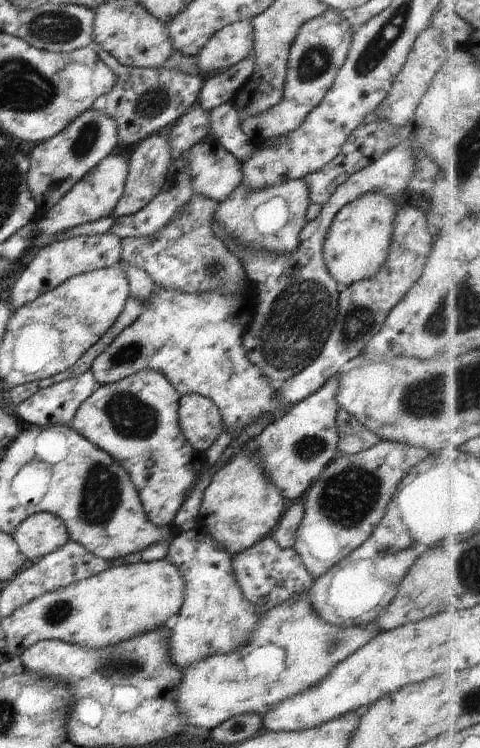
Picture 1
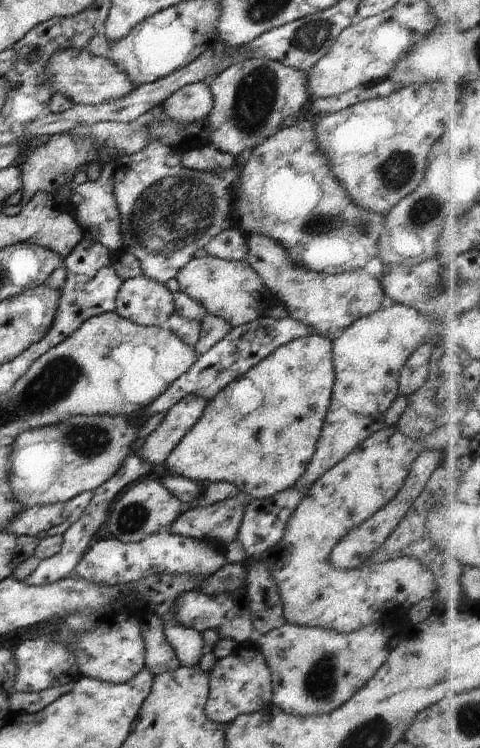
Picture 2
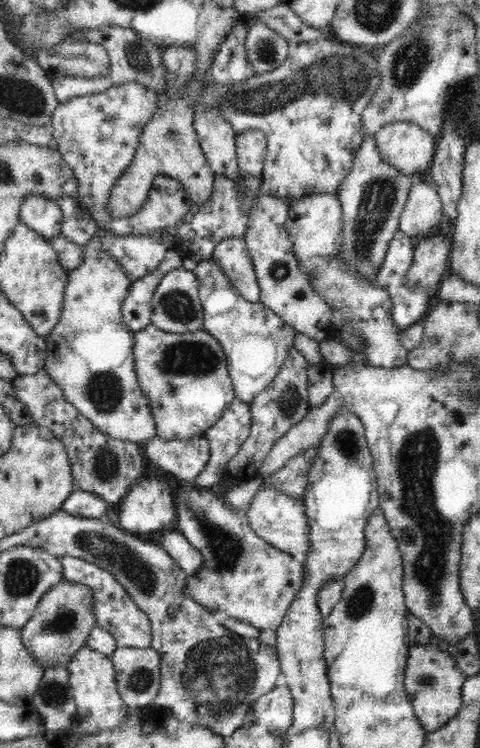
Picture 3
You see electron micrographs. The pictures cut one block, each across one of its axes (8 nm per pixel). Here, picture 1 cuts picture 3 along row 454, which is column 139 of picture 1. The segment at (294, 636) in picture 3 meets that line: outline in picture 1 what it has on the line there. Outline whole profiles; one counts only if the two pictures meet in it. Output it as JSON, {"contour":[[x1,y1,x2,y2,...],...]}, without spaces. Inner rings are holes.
{"contour":[[246,279,241,284,239,296,219,289,208,293,184,293,160,287,157,283,153,284,150,297,143,304,143,310,133,324,119,332,111,344,108,344,89,365,89,372,97,384,116,383,123,377,143,369,154,370,170,382,179,396,201,395,211,400,223,420,224,432,229,433,232,438,239,436,243,429,260,417,269,417,268,422,272,423,291,408,280,405,276,385,272,385,259,368,247,360,246,351,242,348,242,333,248,327,254,313,254,284]]}

